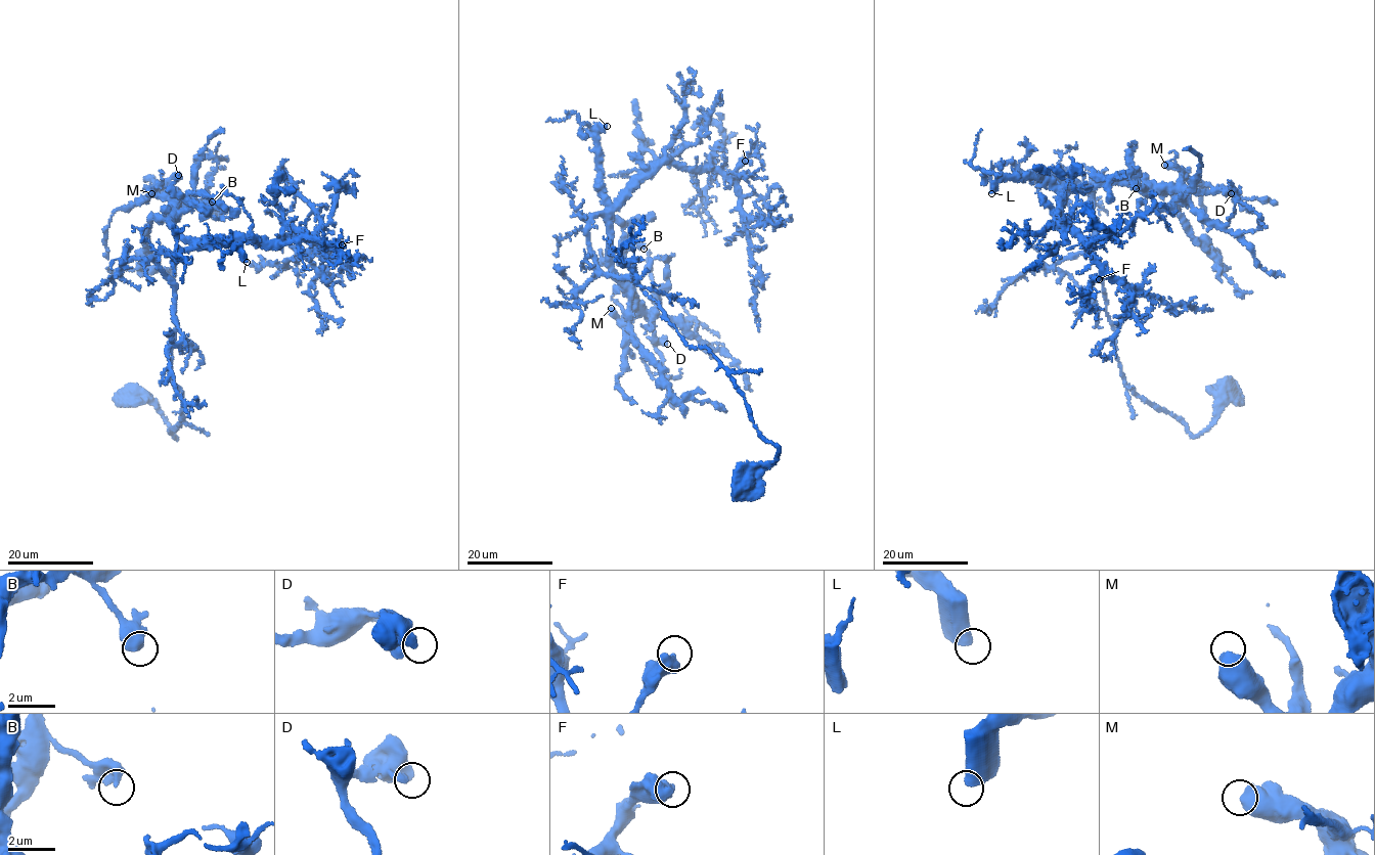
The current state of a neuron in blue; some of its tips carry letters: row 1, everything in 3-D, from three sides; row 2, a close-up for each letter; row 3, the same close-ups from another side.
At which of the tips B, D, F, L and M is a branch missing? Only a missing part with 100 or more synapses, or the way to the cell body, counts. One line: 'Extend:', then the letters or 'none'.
Extend: L

